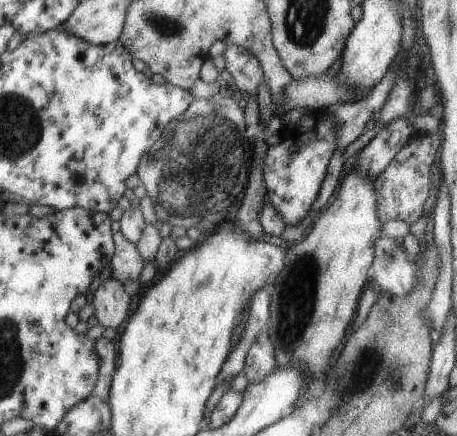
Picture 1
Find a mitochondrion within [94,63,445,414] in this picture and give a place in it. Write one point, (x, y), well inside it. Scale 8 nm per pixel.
(192, 171)

